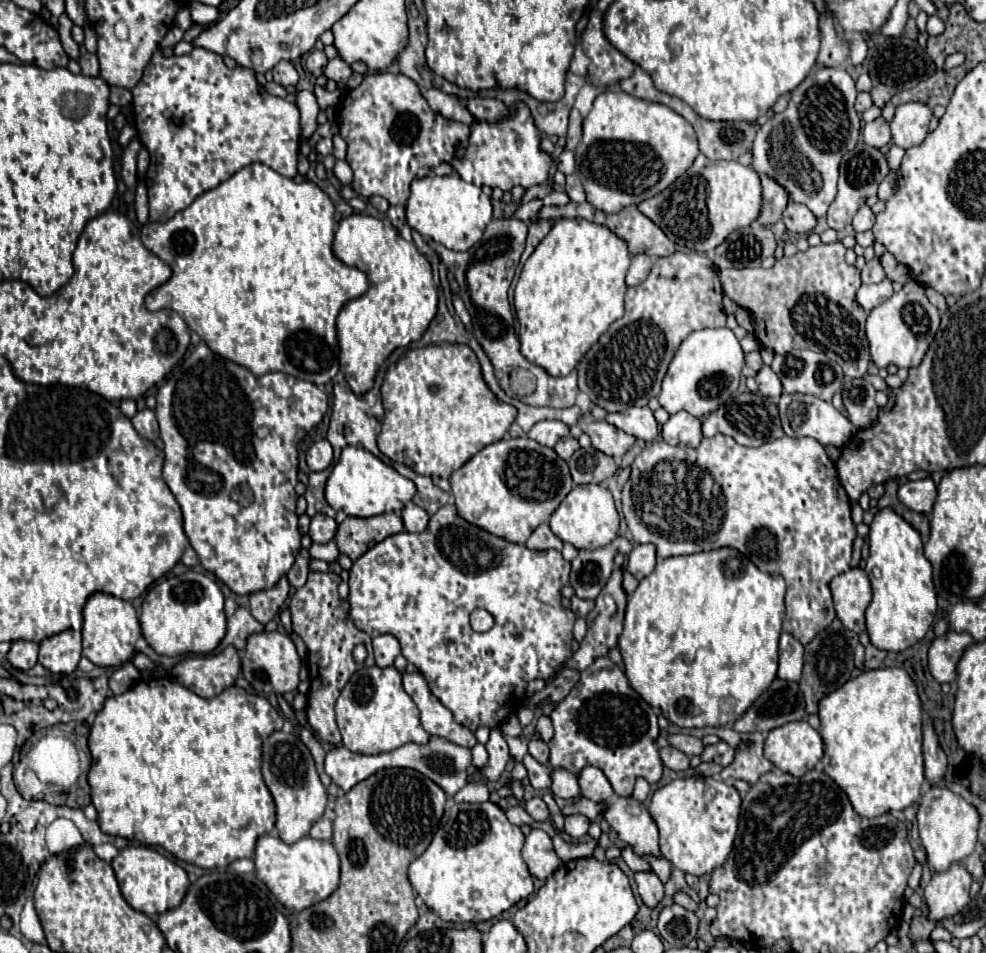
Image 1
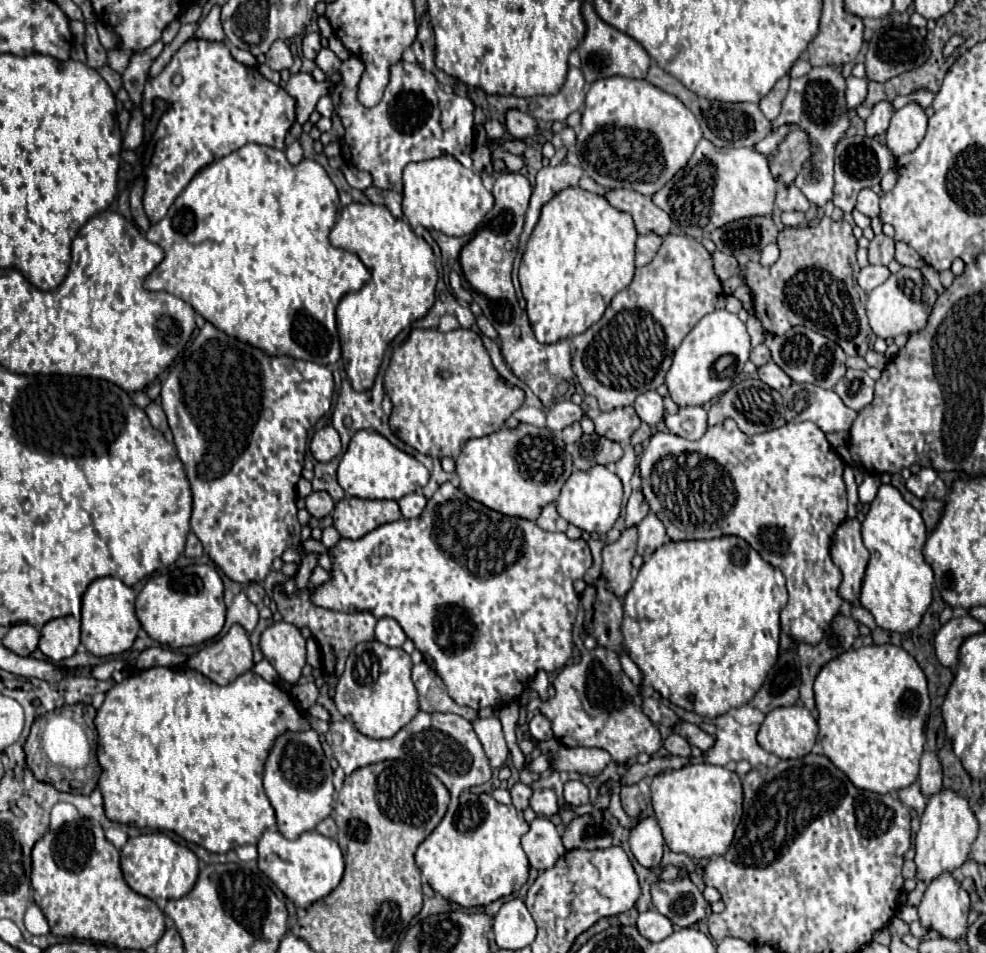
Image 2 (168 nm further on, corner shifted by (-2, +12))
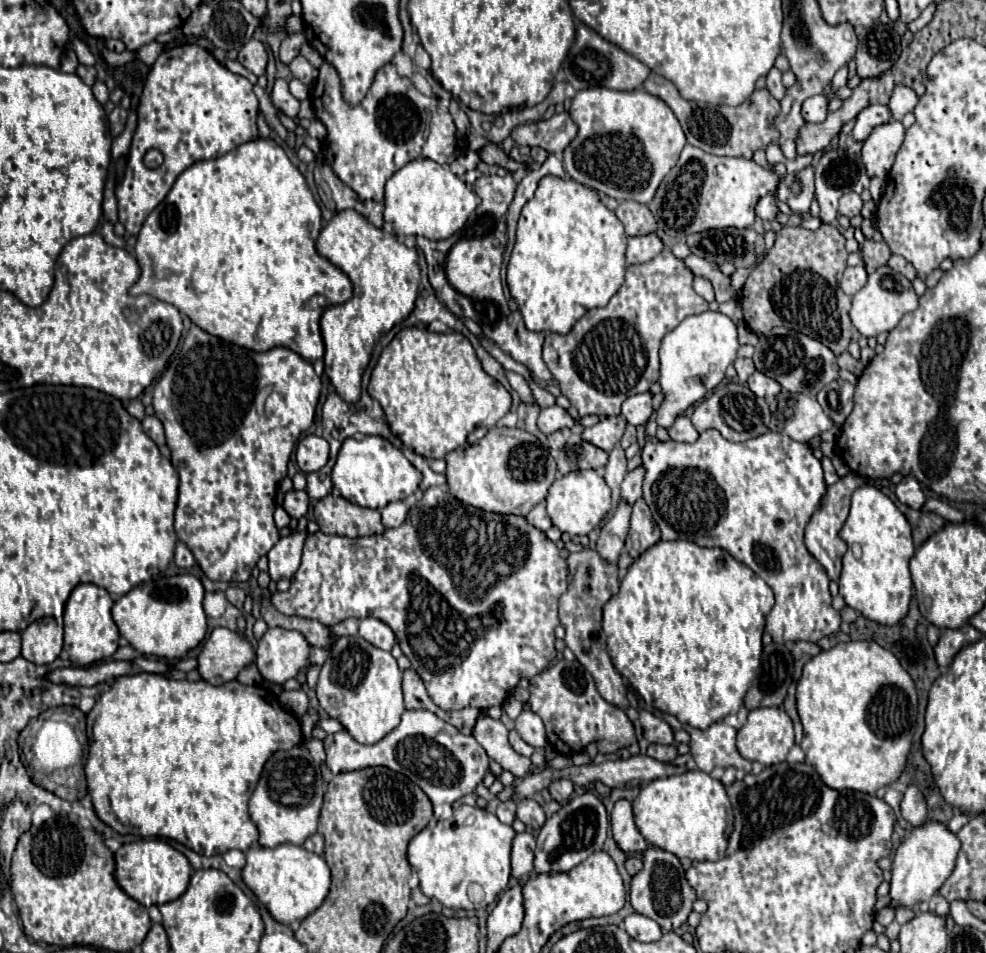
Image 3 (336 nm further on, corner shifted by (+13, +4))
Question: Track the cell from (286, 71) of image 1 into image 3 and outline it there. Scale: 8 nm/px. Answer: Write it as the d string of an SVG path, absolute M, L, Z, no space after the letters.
M256 38L248 40L248 44L244 44L244 48L238 50L238 62L242 66L246 66L248 70L252 70L256 76L260 76L260 74L266 72L266 60L268 60L266 48Z

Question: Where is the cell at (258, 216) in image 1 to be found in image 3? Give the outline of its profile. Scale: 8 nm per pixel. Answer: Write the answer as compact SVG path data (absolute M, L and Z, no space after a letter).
M254 138L248 140L244 144L240 144L236 150L218 156L214 160L200 160L196 164L192 164L190 168L186 168L178 180L174 182L172 190L168 192L168 196L150 212L150 216L144 220L140 232L138 232L138 242L136 242L136 260L140 264L140 280L130 288L132 296L138 294L148 294L154 296L162 302L168 302L172 306L176 306L180 312L184 312L196 326L200 326L202 330L206 330L212 336L218 336L222 340L234 342L238 346L256 350L256 352L266 352L272 346L284 344L290 346L290 350L298 352L302 358L314 362L318 358L324 356L324 342L322 342L322 334L320 334L320 316L326 310L326 306L336 306L336 304L344 304L346 300L352 298L352 282L350 278L336 266L332 266L326 258L322 258L314 244L320 232L320 206L316 204L304 176L300 174L300 170L288 160L284 148L280 144L276 144L272 138Z

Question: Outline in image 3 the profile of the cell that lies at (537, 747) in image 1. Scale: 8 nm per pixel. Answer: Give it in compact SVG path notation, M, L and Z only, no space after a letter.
M524 708L520 716L516 718L516 732L520 734L522 740L526 740L534 748L544 748L546 746L546 734L544 734L544 724L540 716L536 716L530 708Z

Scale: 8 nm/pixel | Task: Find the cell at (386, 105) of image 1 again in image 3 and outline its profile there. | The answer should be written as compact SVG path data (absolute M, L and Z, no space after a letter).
M324 62L318 68L318 72L320 72L318 80L310 90L310 100L312 100L312 108L316 112L316 118L322 120L322 124L326 126L326 132L328 132L326 142L328 142L328 150L332 156L330 166L332 166L334 174L360 196L360 200L382 202L386 180L396 170L400 170L404 164L408 164L410 160L420 158L420 148L424 146L424 136L426 136L426 122L430 120L430 112L424 106L424 96L414 88L414 84L408 78L404 78L396 72L394 64L384 64L376 72L376 78L368 90L368 96L364 96L364 100L360 104L350 104L344 100L340 76L330 64Z

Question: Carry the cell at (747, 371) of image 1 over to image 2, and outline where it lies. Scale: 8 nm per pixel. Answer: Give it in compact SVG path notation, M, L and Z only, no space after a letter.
M759 344L759 346L755 346L753 350L751 350L751 362L759 368L759 366L763 366L765 362L769 362L771 360L771 352L769 352L769 348L765 346L765 344Z

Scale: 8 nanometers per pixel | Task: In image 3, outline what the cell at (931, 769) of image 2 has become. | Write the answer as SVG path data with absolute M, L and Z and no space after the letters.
M908 786L904 792L902 816L912 824L912 828L918 828L926 822L926 800L920 796L916 786Z

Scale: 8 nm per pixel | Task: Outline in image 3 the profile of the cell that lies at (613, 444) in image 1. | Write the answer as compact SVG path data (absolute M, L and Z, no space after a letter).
M608 416L602 422L586 428L582 432L582 440L610 452L620 442L624 434L624 426L626 426L626 420L622 416Z

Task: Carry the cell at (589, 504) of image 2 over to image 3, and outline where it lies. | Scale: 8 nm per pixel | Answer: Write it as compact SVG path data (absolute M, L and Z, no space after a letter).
M596 470L570 472L554 480L546 498L546 508L548 516L552 518L552 524L558 526L562 532L588 534L592 528L596 528L602 522L602 518L610 510L608 484L604 484L604 478Z

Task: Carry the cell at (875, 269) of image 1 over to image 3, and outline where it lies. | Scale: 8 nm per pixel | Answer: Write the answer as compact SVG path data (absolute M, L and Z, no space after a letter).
M866 240L862 246L862 260L866 264L866 270L876 270L878 266L884 266L890 260L892 252L886 242L874 242Z

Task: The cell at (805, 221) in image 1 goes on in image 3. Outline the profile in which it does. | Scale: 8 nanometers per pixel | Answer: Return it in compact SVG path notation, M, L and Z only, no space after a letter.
M774 194L762 196L756 204L756 216L760 216L762 220L774 220L776 214L778 214L778 206L776 206Z

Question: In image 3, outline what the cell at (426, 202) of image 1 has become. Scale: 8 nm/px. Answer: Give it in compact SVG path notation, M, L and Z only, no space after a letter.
M416 158L392 174L384 188L384 222L390 222L396 236L424 236L428 240L444 240L458 232L480 198L456 174L434 160Z

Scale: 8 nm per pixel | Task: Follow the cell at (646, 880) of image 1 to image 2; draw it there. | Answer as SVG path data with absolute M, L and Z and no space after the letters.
M643 812L641 822L631 830L629 846L643 868L657 870L663 856L663 836L657 820Z

